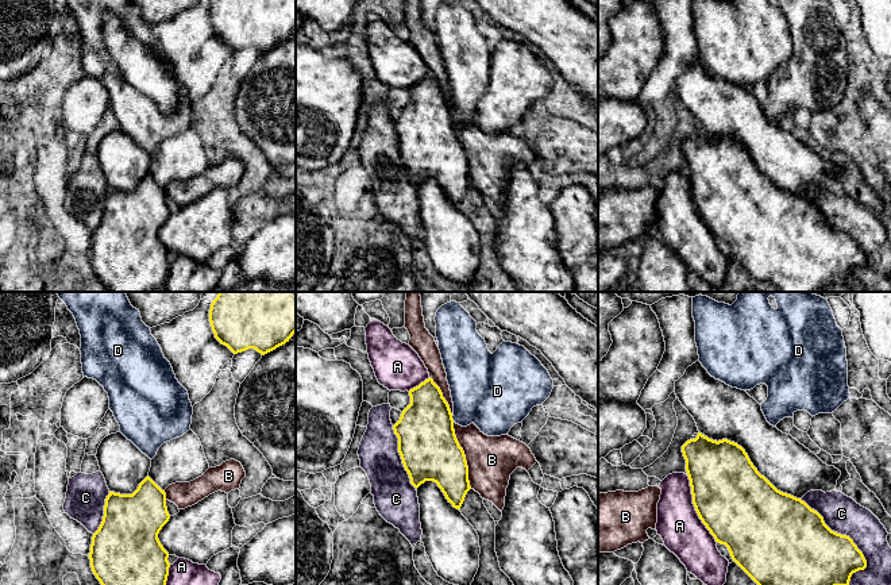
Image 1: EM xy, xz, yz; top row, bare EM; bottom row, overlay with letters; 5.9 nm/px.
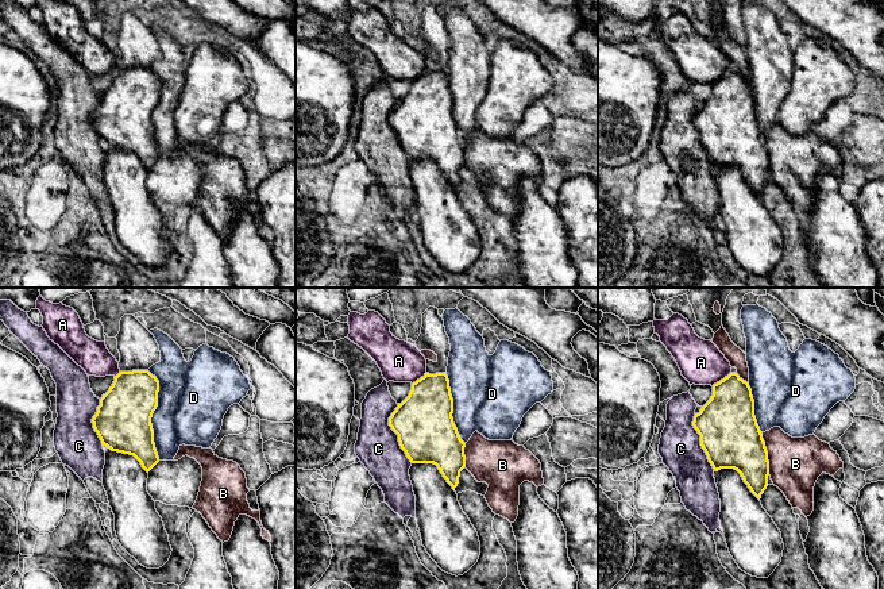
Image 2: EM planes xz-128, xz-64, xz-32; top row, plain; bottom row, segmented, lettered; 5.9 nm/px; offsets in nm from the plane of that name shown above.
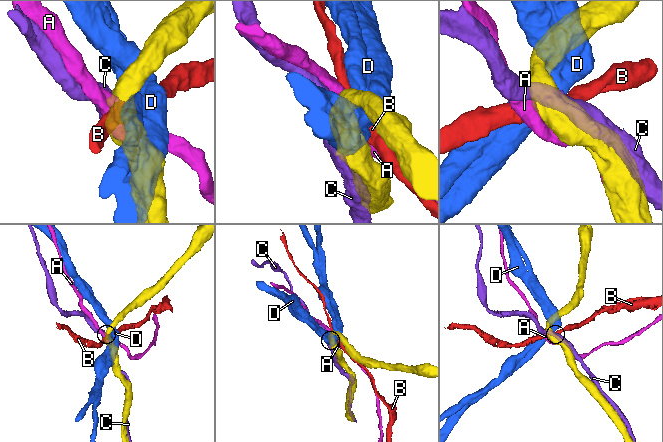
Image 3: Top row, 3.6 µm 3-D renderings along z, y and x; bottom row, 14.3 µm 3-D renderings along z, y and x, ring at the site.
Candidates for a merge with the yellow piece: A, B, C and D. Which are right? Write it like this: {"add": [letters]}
{"add": []}

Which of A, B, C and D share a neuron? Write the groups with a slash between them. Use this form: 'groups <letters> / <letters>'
groups A / B / C / D

